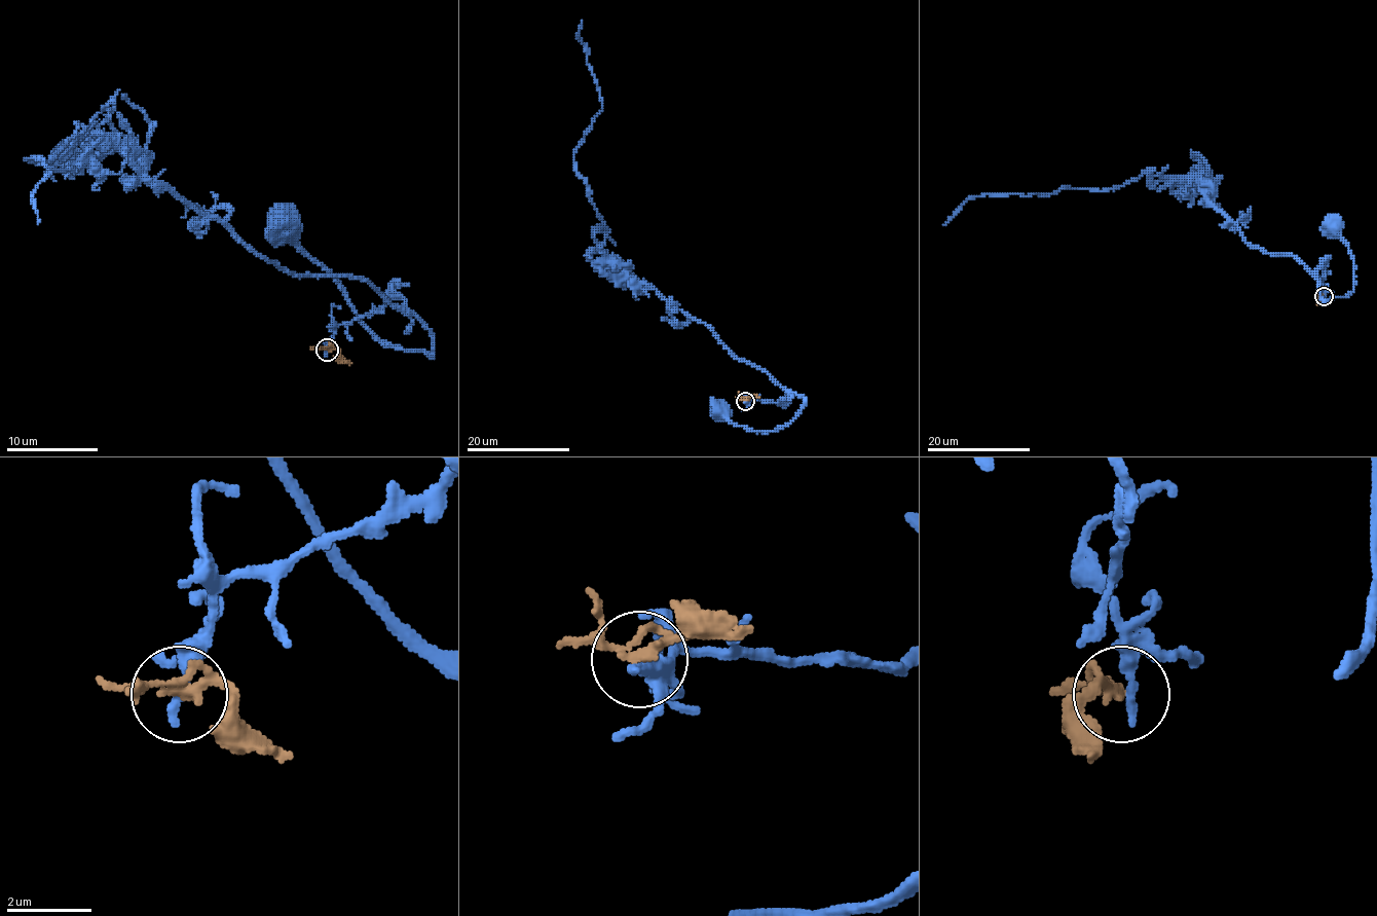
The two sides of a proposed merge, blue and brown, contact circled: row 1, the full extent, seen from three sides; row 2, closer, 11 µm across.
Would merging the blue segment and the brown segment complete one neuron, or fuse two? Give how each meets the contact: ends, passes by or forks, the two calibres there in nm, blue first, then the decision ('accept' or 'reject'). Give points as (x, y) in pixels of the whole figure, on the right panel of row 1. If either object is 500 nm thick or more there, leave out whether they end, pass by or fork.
blue ends | brown forks | 320/180 nm | reject

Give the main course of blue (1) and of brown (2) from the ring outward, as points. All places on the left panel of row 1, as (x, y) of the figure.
1: (327, 350), (340, 324), (379, 310), (397, 297), (432, 338), (432, 356), (385, 344), (284, 222)
2: (327, 350), (338, 352), (351, 363)

